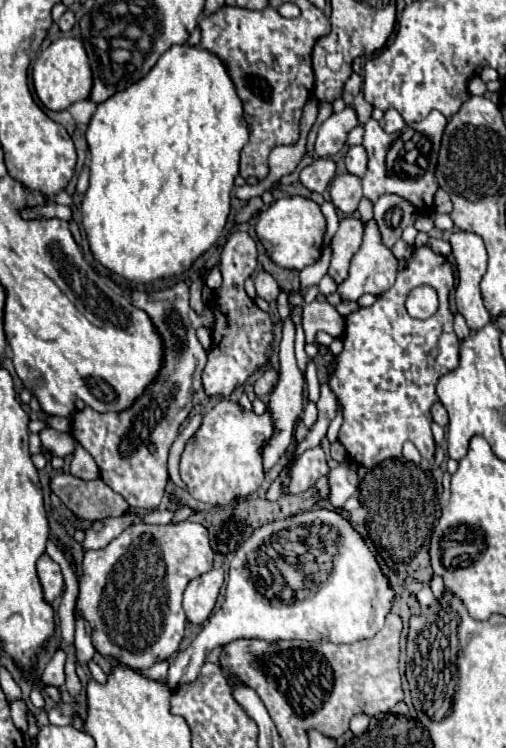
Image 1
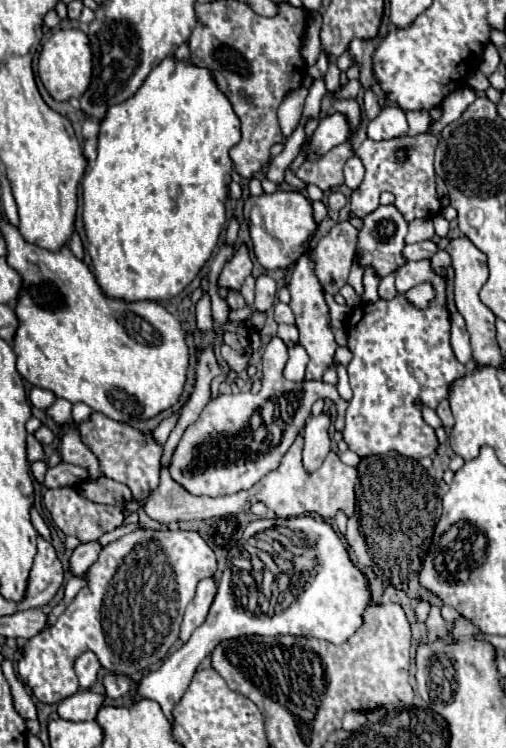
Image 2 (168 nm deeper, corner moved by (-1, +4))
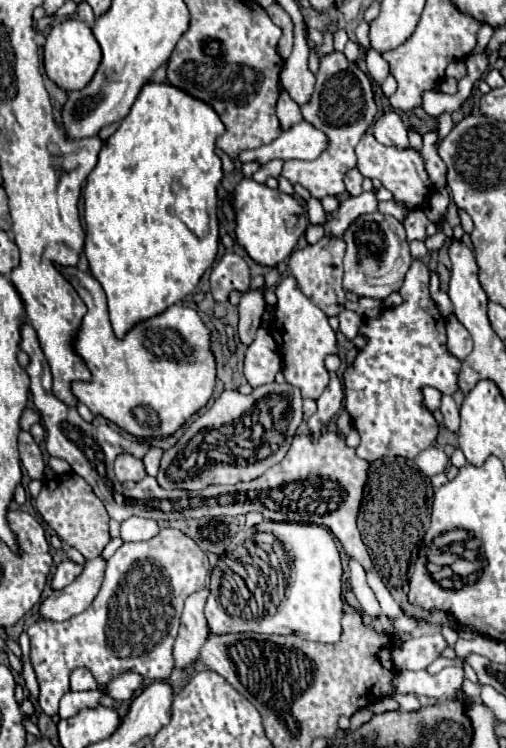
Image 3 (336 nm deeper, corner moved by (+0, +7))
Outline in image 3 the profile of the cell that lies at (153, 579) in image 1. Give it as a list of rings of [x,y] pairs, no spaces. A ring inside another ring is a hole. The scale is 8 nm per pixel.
[[[160,529],[156,537],[142,543],[124,543],[110,559],[108,569],[104,575],[102,589],[94,603],[80,615],[68,621],[48,621],[44,627],[44,619],[38,619],[30,625],[30,661],[38,677],[40,685],[40,709],[46,715],[58,713],[58,703],[64,693],[68,693],[68,677],[76,667],[86,667],[94,673],[100,691],[106,691],[108,683],[126,673],[136,671],[146,675],[148,681],[168,681],[174,659],[172,659],[172,645],[178,635],[182,607],[188,595],[206,587],[206,579],[210,579],[210,563],[208,557],[200,551],[200,547],[186,537],[178,529]]]

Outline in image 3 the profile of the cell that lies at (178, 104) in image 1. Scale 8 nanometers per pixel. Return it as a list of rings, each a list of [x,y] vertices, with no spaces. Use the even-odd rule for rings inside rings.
[[[146,83],[118,131],[102,147],[98,165],[86,179],[84,253],[94,279],[106,293],[110,321],[118,339],[124,339],[136,323],[164,313],[170,305],[190,295],[216,259],[216,189],[222,181],[222,161],[214,149],[220,133],[224,133],[224,125],[210,105],[172,89],[172,85]]]

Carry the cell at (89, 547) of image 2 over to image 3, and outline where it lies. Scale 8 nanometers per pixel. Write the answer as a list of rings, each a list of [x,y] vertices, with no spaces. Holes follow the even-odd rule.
[[[62,561],[58,567],[56,567],[56,573],[52,577],[52,589],[58,591],[58,589],[64,589],[68,583],[72,583],[78,575],[80,575],[80,569],[82,565],[74,563],[74,561]]]

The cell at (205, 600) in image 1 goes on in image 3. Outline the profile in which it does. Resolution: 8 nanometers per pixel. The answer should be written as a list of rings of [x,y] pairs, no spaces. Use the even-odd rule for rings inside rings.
[[[208,589],[196,591],[186,599],[182,625],[178,631],[178,639],[174,643],[174,661],[176,669],[188,669],[198,661],[200,647],[208,637],[208,623],[204,617],[204,603],[208,597]]]

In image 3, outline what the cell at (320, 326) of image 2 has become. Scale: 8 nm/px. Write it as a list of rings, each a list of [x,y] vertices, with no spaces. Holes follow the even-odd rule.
[[[292,277],[282,279],[276,285],[276,297],[278,297],[278,303],[274,309],[274,323],[270,327],[270,333],[278,345],[278,351],[284,363],[282,373],[290,385],[302,391],[304,399],[316,401],[328,385],[328,371],[324,367],[324,359],[326,355],[338,353],[336,333],[330,327],[328,317],[320,313],[320,309],[312,305],[312,301],[308,301],[308,297],[304,297],[296,289],[296,281],[292,281]]]

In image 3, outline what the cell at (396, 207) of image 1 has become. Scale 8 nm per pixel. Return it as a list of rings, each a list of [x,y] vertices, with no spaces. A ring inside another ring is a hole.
[[[382,213],[360,215],[344,233],[346,255],[344,255],[344,289],[358,297],[370,297],[384,301],[390,293],[402,287],[402,281],[410,269],[412,255],[408,249],[406,233],[400,221],[384,217]]]

